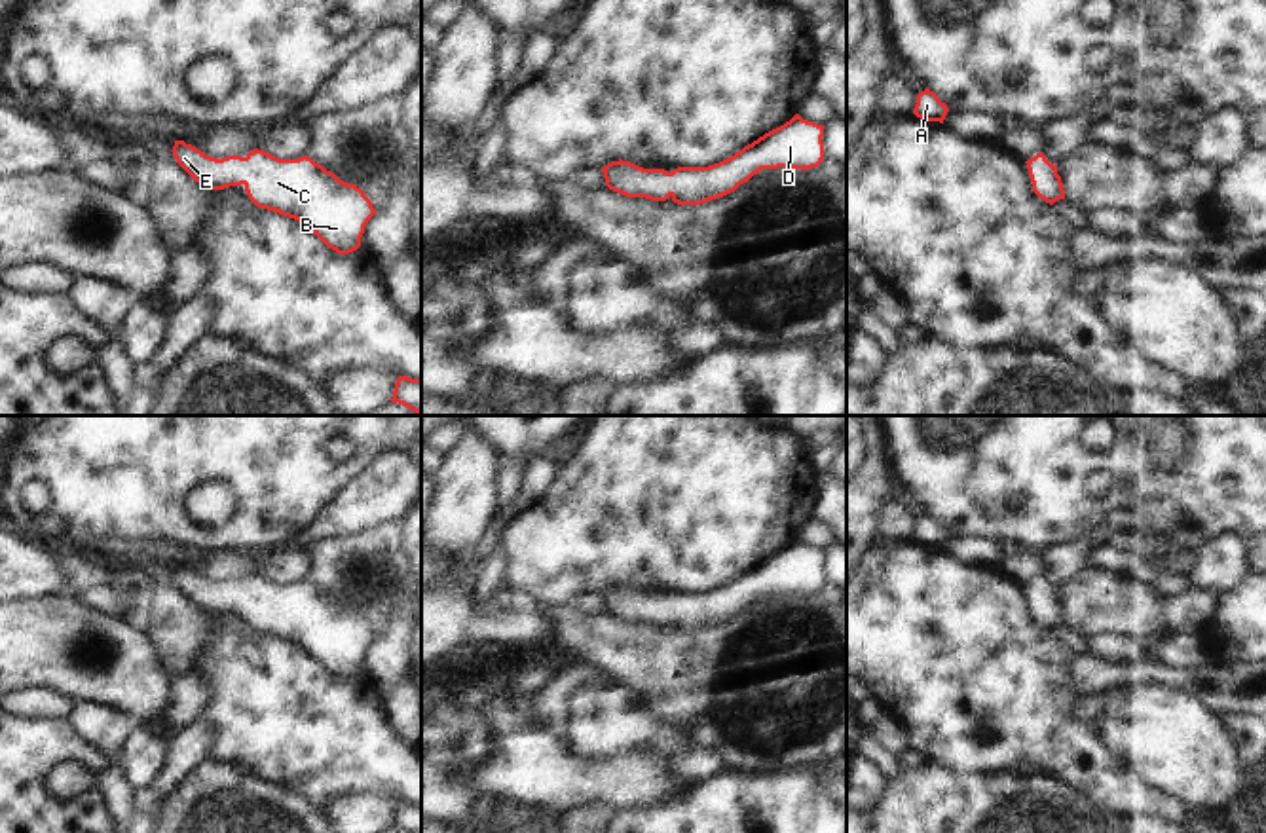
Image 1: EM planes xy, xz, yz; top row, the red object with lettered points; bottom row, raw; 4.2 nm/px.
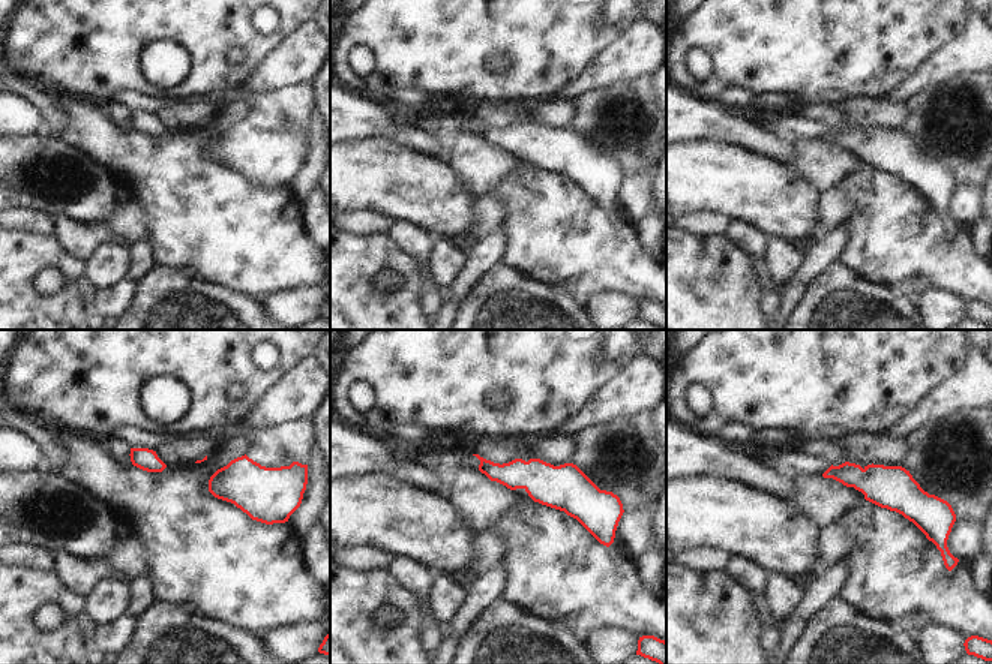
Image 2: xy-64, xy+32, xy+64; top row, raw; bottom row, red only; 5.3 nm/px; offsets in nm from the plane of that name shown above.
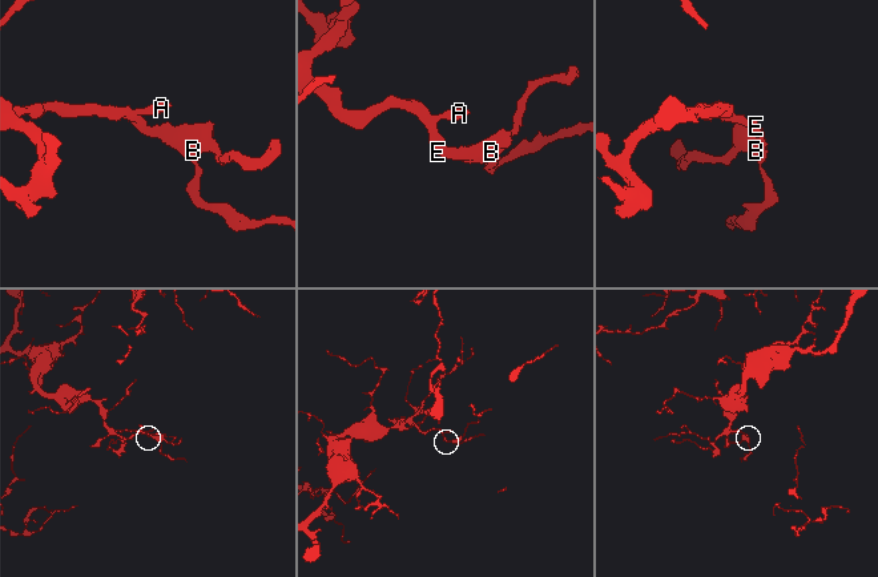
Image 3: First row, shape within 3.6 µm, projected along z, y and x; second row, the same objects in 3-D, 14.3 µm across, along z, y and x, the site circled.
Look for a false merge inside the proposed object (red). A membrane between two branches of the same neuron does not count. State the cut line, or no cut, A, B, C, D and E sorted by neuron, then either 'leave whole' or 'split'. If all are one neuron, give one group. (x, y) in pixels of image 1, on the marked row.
no cut; A B C D E; leave whole

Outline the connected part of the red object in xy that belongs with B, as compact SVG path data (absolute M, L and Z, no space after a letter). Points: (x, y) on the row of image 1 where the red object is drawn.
M175 140L173 156L209 190L243 184L256 207L298 220L338 254L361 247L364 226L376 214L361 188L340 180L307 156L279 159L254 148L245 157L216 159L184 140Z

